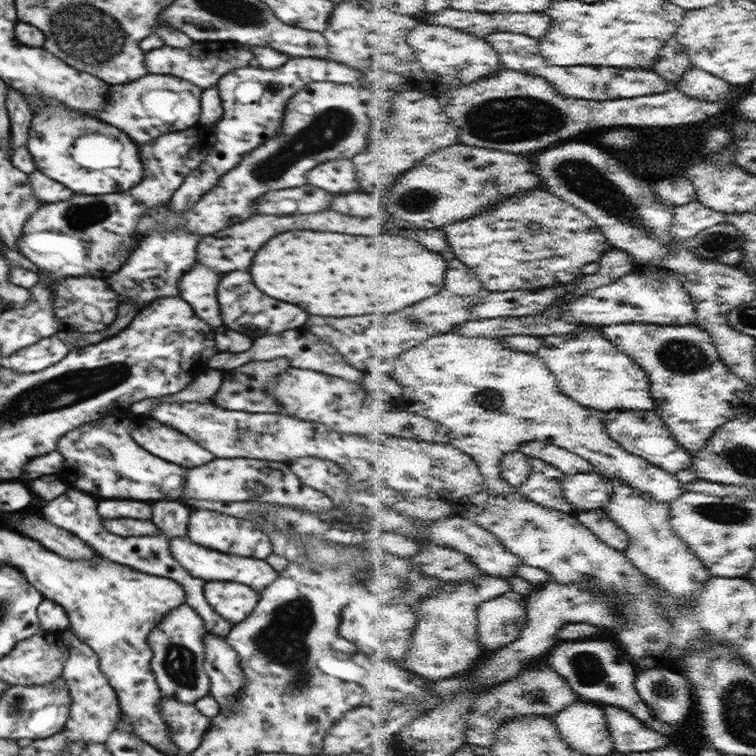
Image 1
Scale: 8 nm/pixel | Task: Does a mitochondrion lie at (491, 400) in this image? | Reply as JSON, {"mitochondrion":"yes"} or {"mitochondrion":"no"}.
{"mitochondrion":"yes"}

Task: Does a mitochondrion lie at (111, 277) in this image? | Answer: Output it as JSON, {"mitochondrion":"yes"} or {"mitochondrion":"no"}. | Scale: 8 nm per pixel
{"mitochondrion":"no"}

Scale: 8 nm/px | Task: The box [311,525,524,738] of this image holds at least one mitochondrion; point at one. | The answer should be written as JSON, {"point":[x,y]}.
{"point":[403,587]}

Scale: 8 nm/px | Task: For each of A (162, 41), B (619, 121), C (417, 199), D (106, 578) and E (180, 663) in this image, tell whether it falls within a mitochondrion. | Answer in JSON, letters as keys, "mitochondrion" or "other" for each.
{"A":"other","B":"other","C":"mitochondrion","D":"other","E":"mitochondrion"}

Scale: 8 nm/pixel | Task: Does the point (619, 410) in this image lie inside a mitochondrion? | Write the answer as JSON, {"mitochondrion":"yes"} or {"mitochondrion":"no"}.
{"mitochondrion":"no"}

